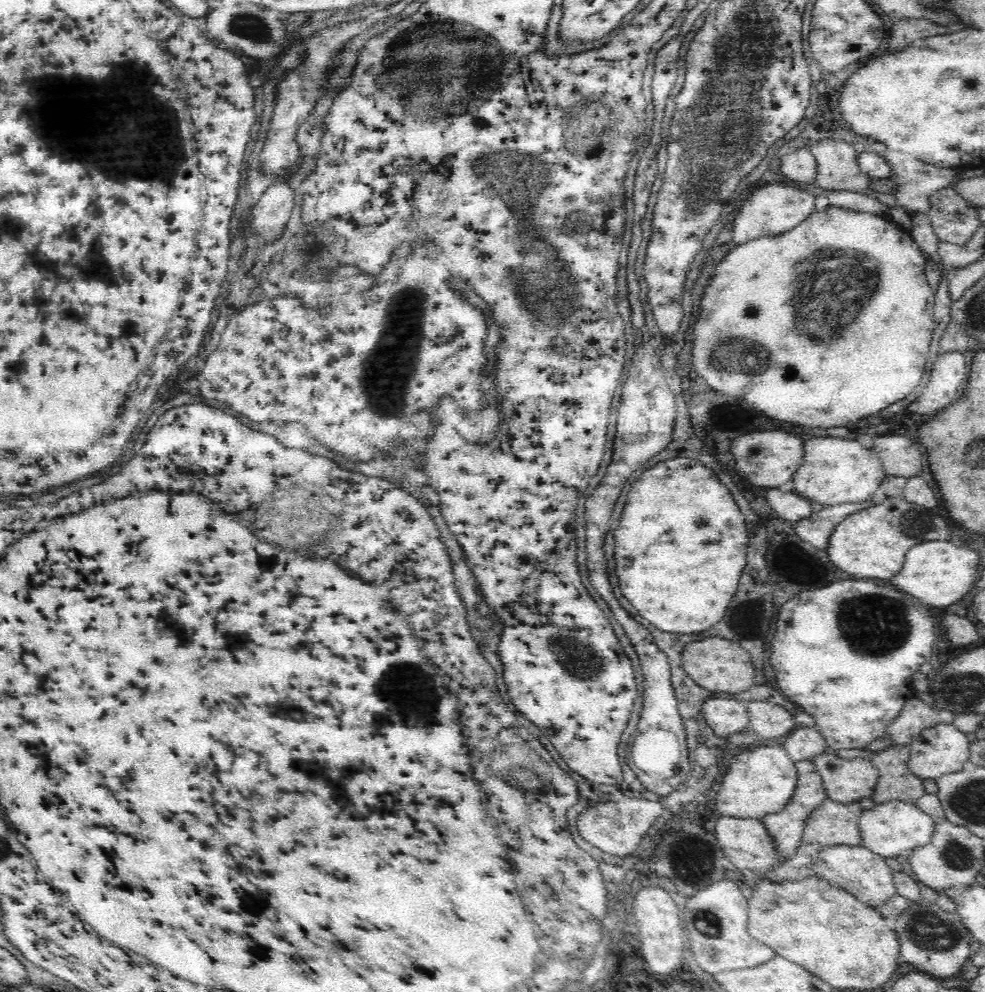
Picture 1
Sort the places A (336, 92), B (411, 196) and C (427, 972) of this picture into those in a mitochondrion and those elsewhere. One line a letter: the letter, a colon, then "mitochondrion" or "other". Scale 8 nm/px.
A: other
B: other
C: other

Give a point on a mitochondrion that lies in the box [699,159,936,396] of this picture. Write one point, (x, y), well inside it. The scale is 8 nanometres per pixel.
(831, 285)

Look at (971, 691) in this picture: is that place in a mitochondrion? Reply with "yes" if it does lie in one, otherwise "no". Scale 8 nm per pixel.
yes

